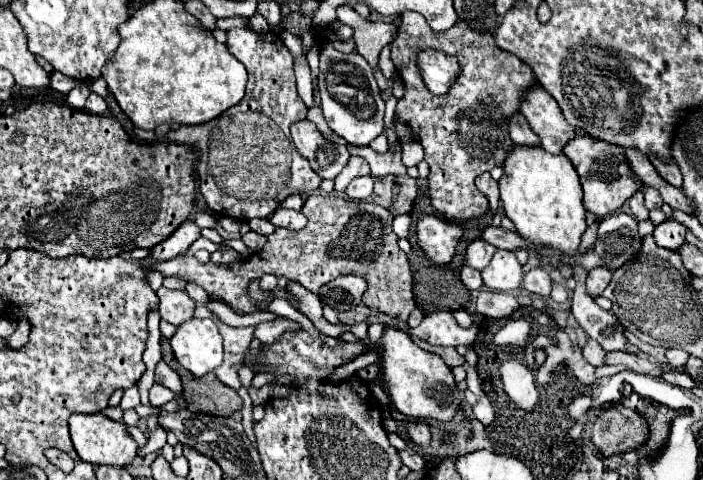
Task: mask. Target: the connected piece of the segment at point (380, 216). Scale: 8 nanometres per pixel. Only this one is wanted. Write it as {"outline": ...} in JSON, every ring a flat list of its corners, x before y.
{"outline":[[334,194,308,196,302,212,308,218,306,228,300,232,276,228,268,236,266,246,254,252,250,260,220,266,211,261,202,263,194,256,176,256,172,260,152,264,150,268,162,276,175,275,186,281,198,282,211,297,223,301,240,314,260,312,258,302,248,296,248,284,252,280,260,280,264,274,284,276,286,280,298,282,314,294,318,294,328,280,334,280,342,274,360,274,368,280,368,290,362,296,362,304,376,312,388,314,398,322,406,322,408,314,416,308,416,302,412,294,410,264,406,254,398,248,398,236,392,232,392,214,378,204,352,202]]}

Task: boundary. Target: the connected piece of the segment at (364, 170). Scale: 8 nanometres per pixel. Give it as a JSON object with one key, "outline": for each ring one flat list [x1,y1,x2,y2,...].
{"outline":[[350,156,348,166,344,166,344,170,336,176,336,192,344,192,346,186,356,178,356,176,366,176,370,174,370,166,364,158,360,156]]}

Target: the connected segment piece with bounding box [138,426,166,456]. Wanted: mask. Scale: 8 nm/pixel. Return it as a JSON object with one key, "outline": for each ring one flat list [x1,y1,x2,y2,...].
{"outline":[[158,426,156,430,152,430,152,432,148,434,148,444,146,444,138,454,140,454,140,456,146,456,146,454,150,454,150,452,160,450,164,444,166,444,166,430,164,430,162,426]]}

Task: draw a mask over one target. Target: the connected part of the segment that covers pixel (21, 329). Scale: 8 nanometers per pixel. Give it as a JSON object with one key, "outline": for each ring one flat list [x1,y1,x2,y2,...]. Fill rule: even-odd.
{"outline":[[22,320,16,328,14,334,10,334,8,338,4,338,4,342,10,346,10,348,22,348,26,342,28,342,28,334,30,334,30,324,26,320]]}

